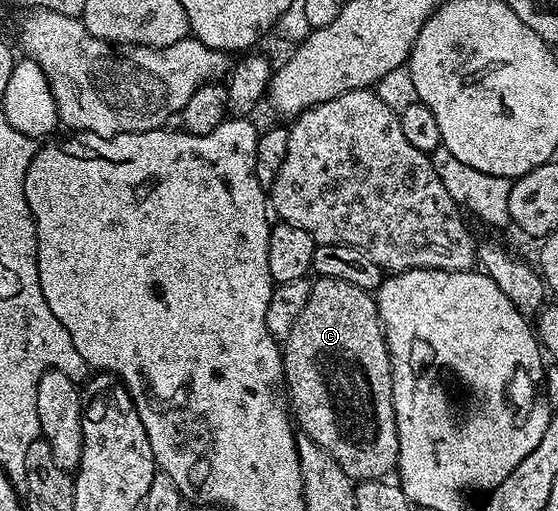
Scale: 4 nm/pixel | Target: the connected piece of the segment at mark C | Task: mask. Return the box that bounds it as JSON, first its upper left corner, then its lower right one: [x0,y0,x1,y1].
[282,277,398,482]

